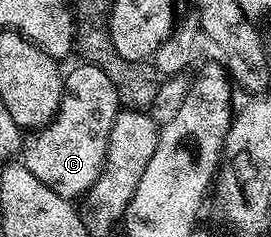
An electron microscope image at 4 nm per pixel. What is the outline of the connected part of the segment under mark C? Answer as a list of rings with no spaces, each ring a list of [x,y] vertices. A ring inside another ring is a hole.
[[[84,61],[79,65],[66,72],[63,104],[54,119],[46,127],[28,134],[21,151],[22,162],[37,181],[72,201],[87,194],[102,173],[110,130],[121,110],[117,89],[102,69]]]

